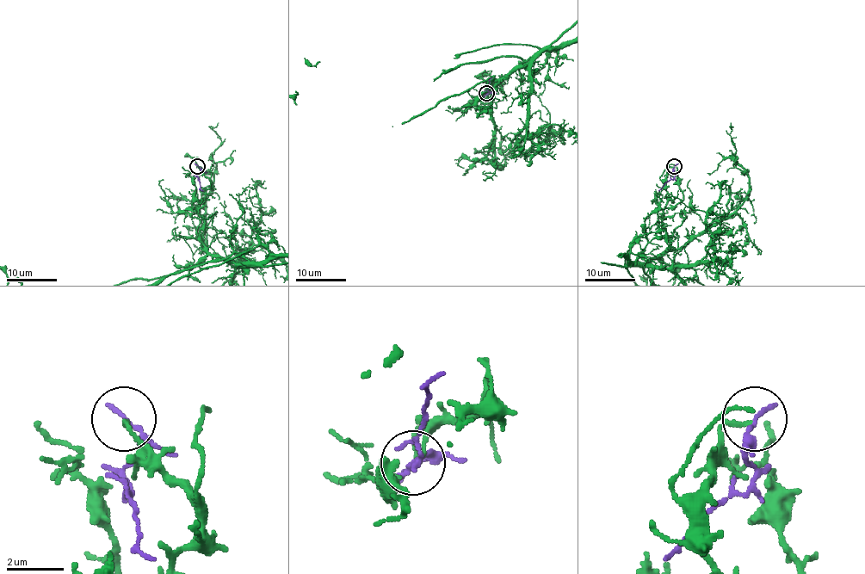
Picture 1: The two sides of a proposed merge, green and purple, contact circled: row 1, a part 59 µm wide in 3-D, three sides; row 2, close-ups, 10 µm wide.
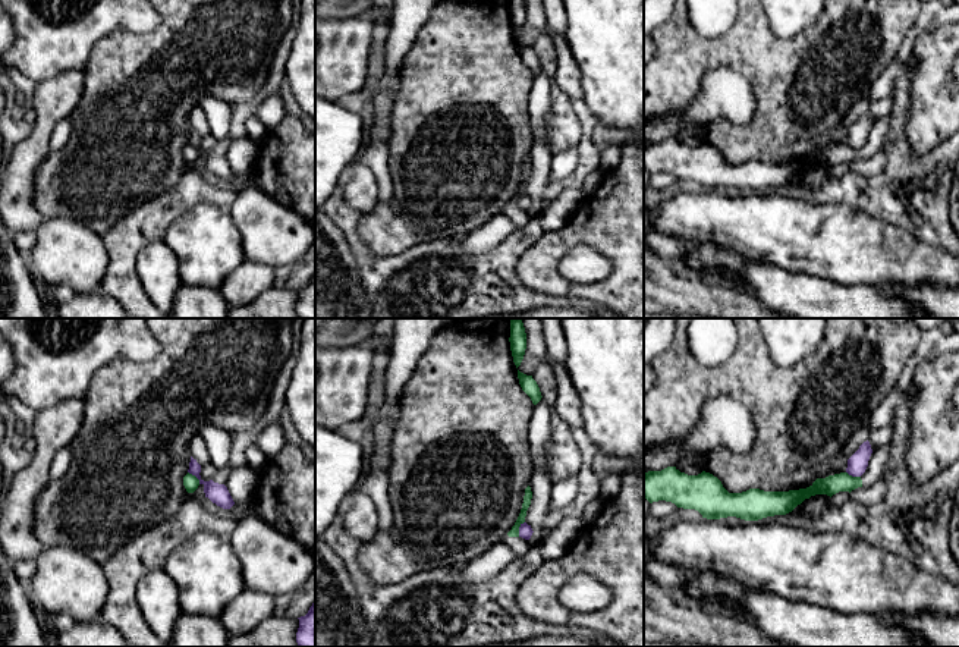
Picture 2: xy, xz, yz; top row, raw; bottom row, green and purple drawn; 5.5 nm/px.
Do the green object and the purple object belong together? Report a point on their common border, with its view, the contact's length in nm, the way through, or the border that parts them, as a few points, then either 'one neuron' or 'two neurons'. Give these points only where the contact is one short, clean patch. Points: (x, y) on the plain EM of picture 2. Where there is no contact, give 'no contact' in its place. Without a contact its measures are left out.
contact xz (518, 200); length 90 nm; border xz (524, 192), (518, 207); two neurons

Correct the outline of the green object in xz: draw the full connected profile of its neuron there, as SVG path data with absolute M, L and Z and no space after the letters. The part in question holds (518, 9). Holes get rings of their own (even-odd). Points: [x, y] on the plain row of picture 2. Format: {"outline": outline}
{"outline": "M510 0L510 22L516 40L521 37L525 21L526 21L526 4L525 0Z"}

